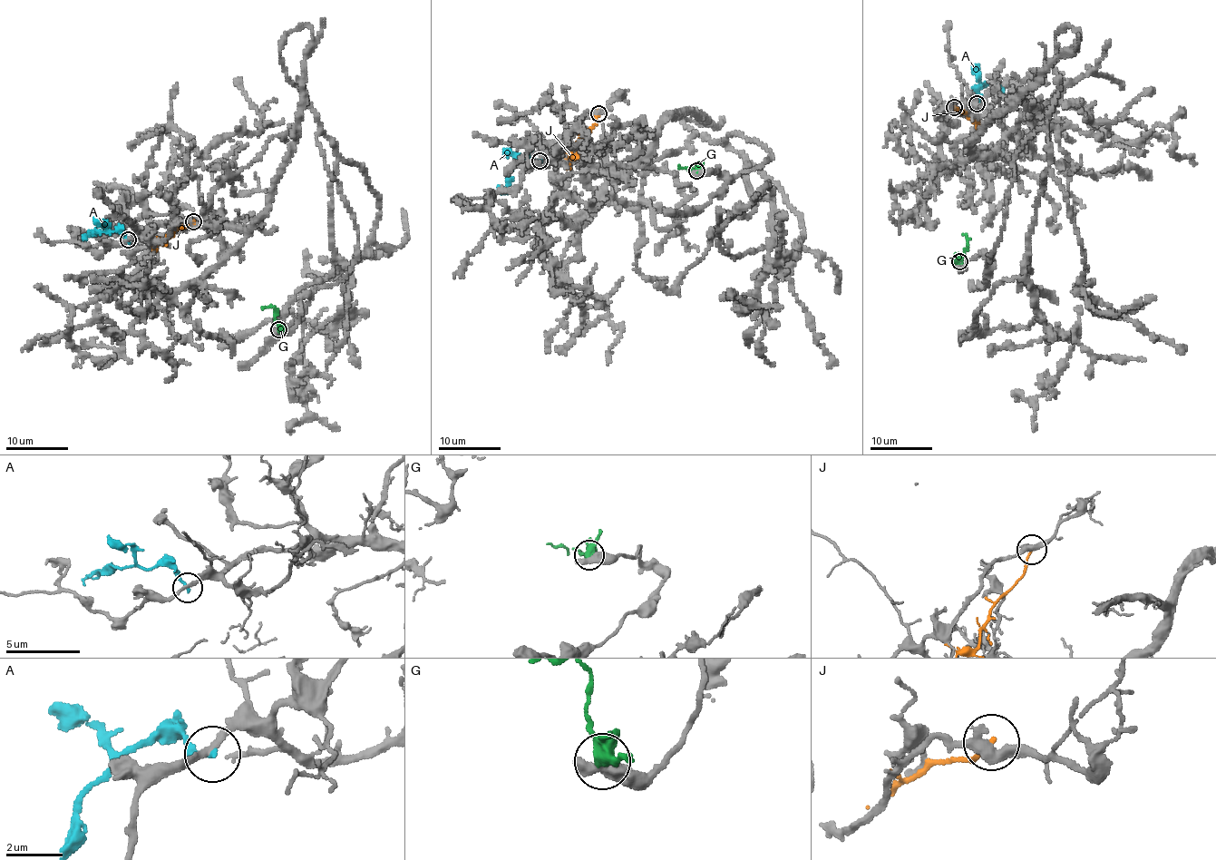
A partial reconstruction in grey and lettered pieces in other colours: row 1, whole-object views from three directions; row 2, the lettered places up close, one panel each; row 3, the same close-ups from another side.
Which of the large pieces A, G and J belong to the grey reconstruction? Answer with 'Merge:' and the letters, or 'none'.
Merge: none

